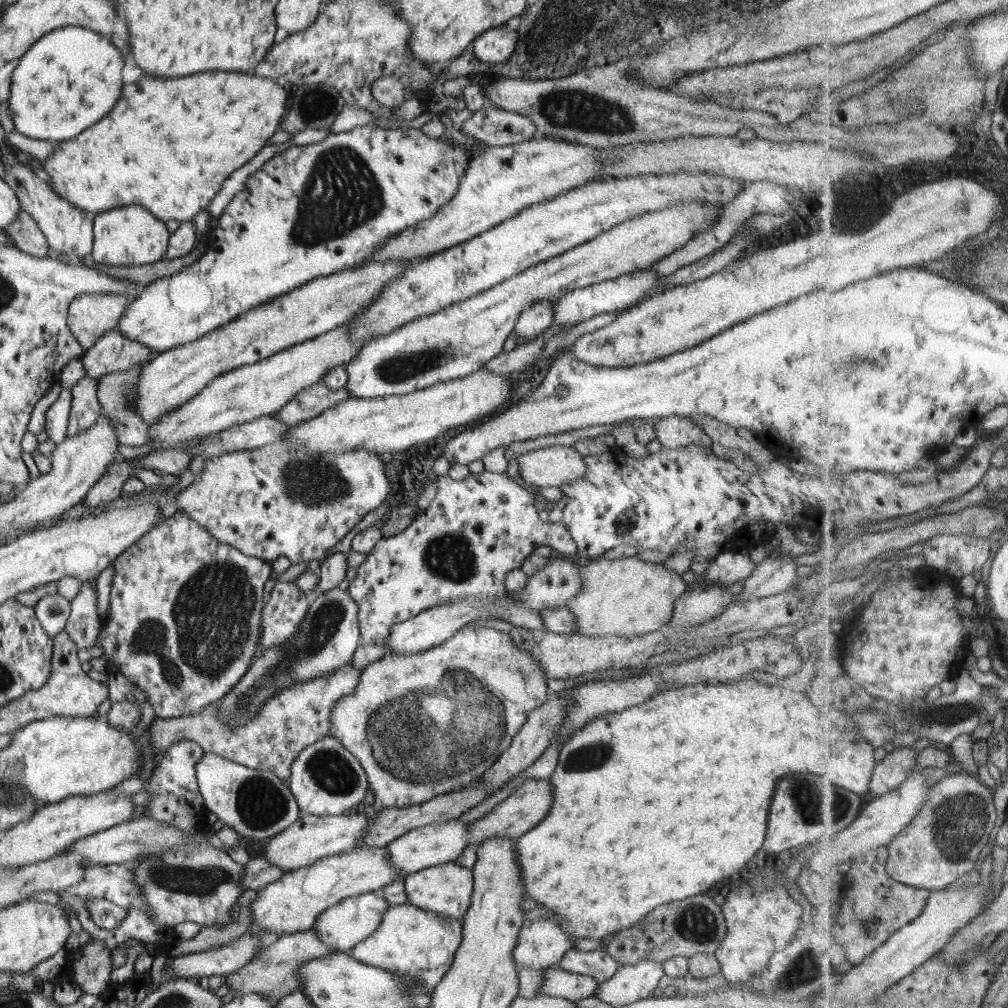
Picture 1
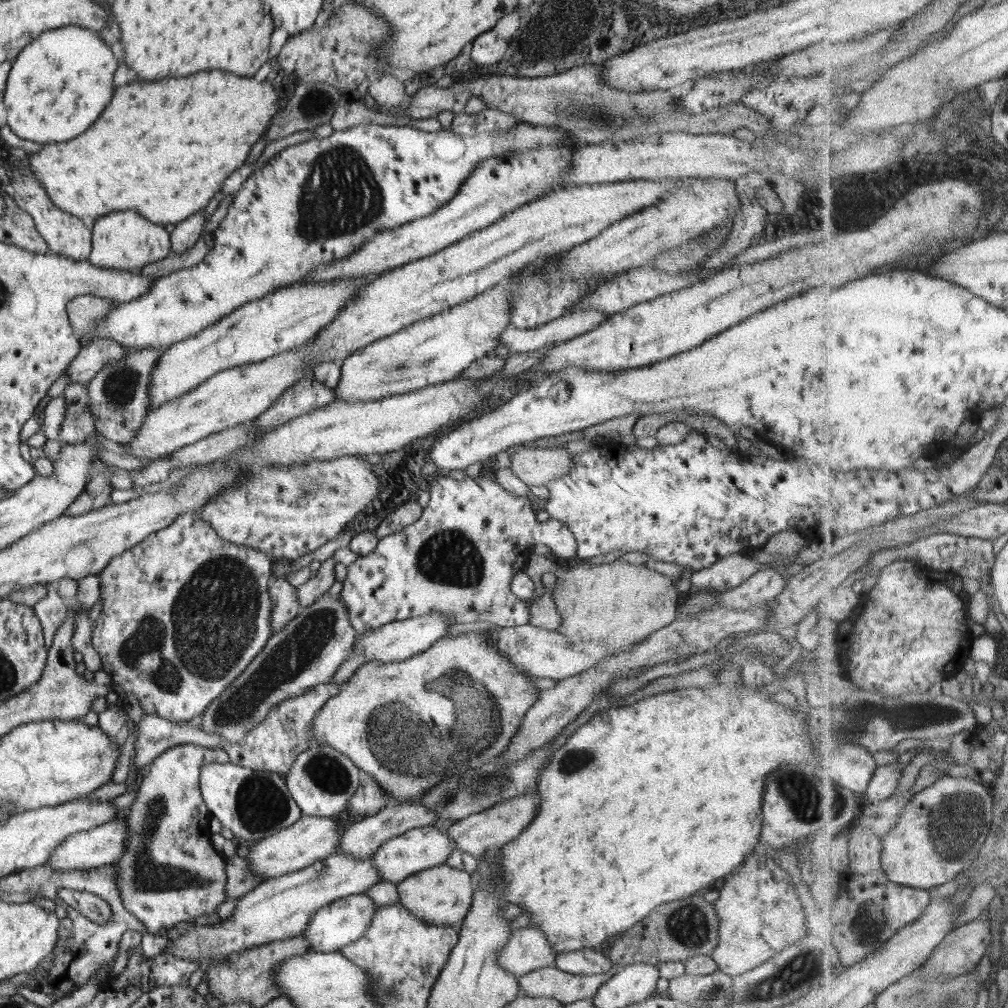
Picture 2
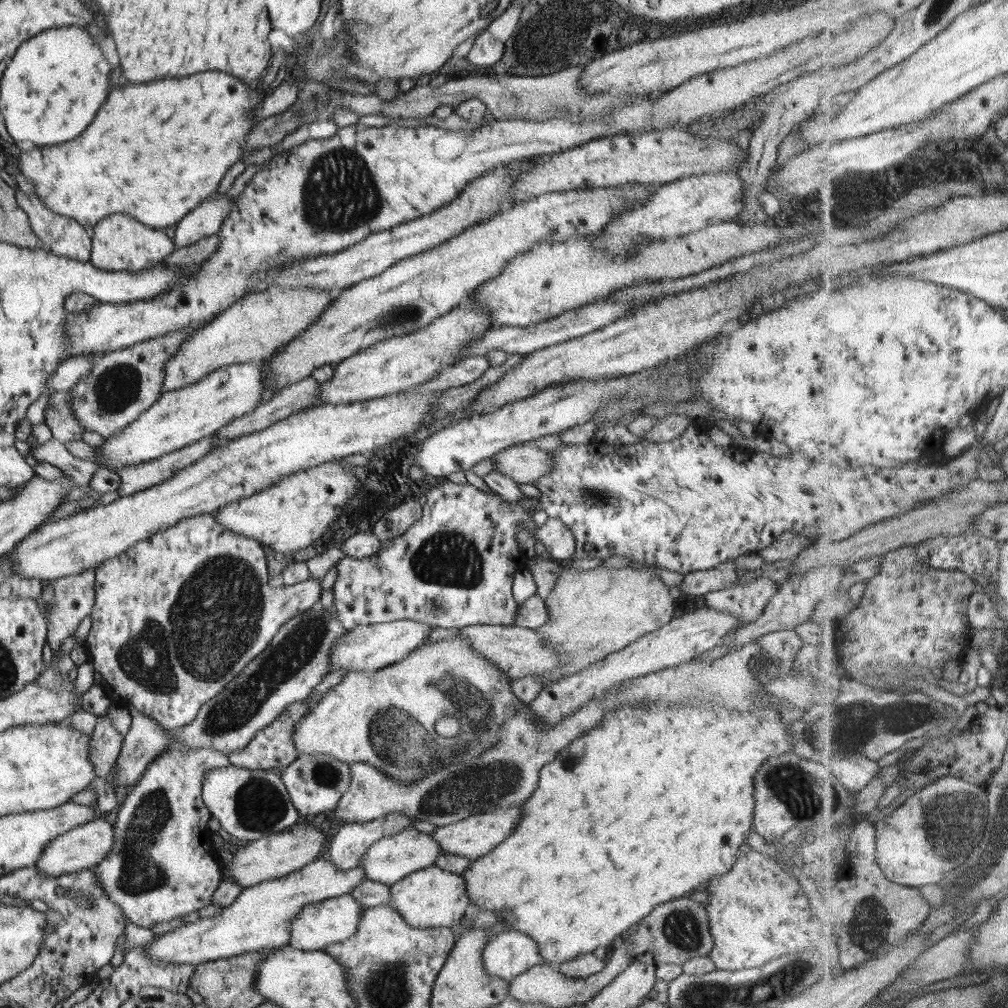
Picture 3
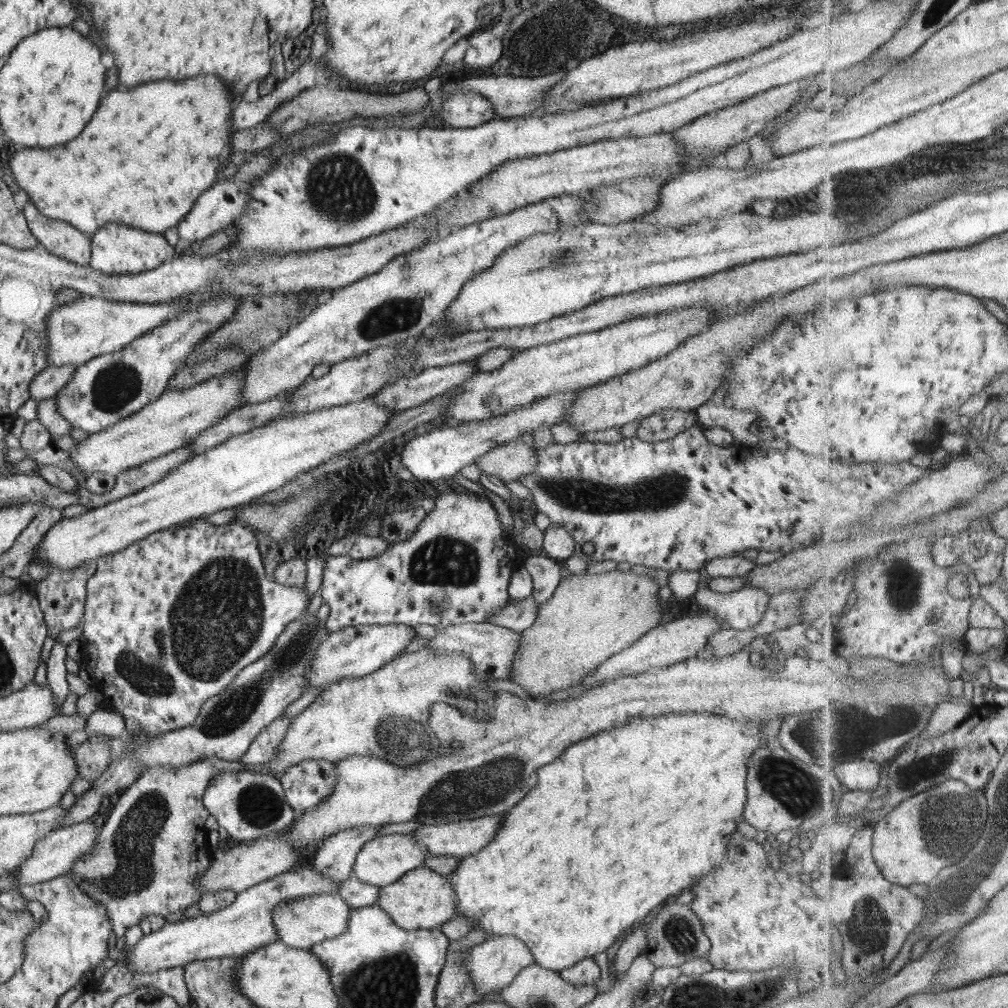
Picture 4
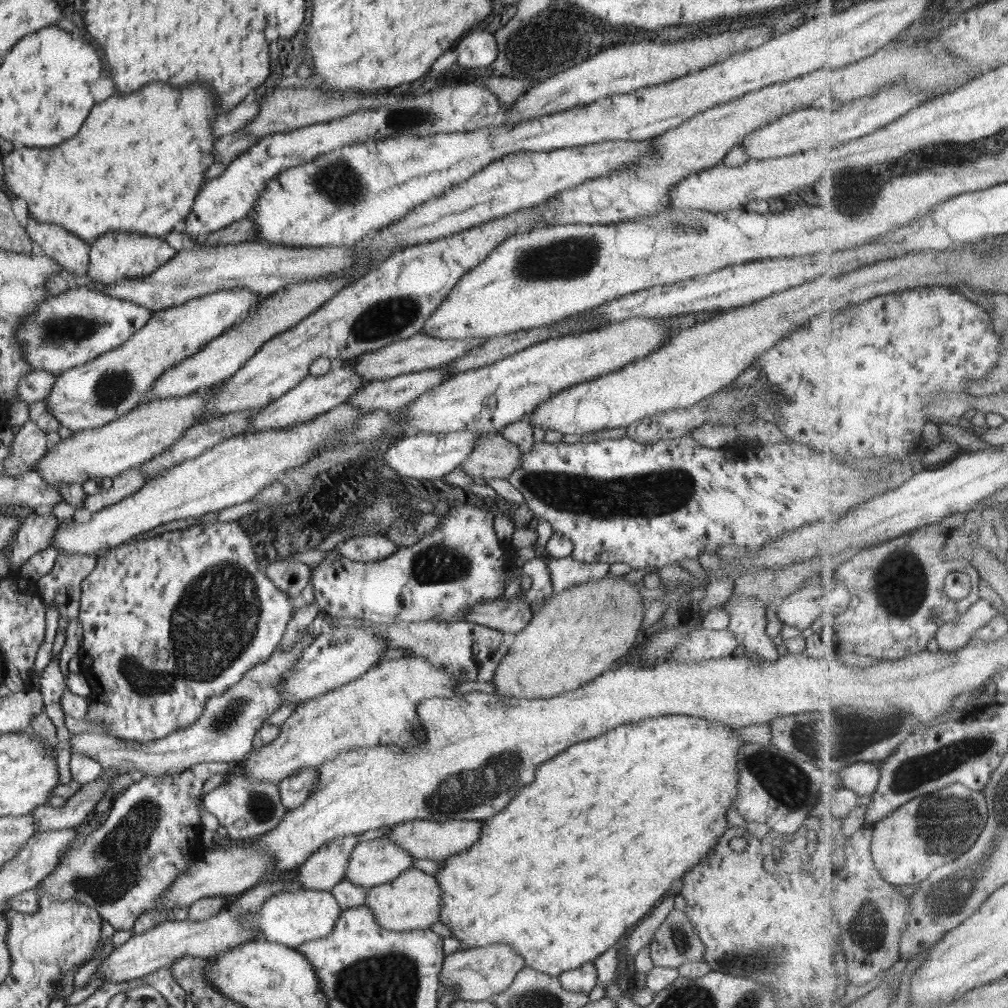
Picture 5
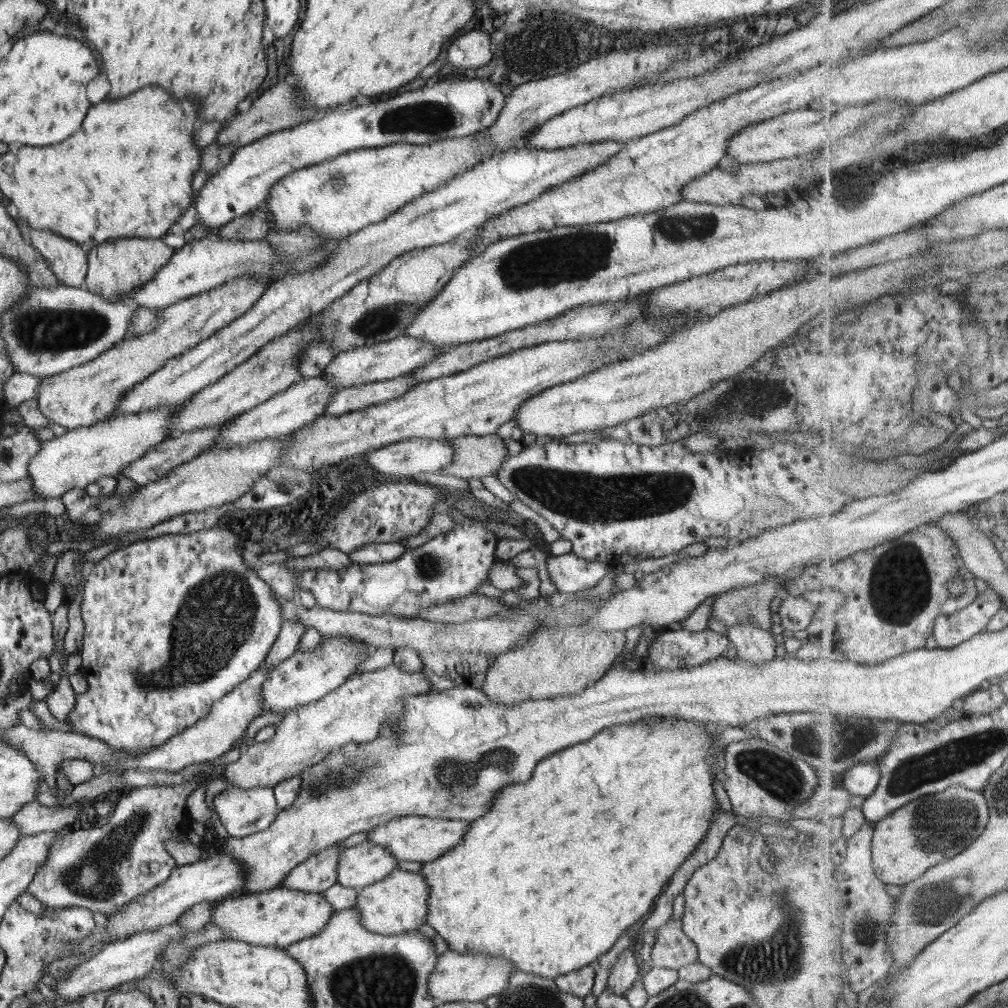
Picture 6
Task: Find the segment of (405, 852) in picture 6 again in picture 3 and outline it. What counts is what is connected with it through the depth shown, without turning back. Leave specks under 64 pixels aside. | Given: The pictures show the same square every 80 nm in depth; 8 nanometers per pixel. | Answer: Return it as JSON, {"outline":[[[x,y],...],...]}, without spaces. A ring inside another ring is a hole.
{"outline":[[[522,805],[512,806],[512,808],[496,808],[496,811],[470,816],[455,824],[438,827],[430,836],[440,844],[440,852],[444,855],[450,853],[472,862],[490,853],[497,844],[508,839],[512,831],[518,827],[520,819],[522,819]]]}

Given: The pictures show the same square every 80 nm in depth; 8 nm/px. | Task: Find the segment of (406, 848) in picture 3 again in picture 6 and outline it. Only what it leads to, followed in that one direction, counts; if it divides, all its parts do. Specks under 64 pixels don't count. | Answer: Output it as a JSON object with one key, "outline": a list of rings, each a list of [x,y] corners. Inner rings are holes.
{"outline":[[[367,840],[340,853],[336,862],[336,883],[362,889],[386,878],[398,869],[398,863],[387,848]]]}

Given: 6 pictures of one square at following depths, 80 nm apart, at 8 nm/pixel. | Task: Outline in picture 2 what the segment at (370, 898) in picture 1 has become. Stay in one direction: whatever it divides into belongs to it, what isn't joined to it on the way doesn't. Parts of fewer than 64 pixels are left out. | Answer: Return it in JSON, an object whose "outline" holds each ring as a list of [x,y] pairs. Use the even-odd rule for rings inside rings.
{"outline":[[[364,893],[340,898],[317,910],[310,917],[306,929],[299,935],[304,936],[304,940],[309,942],[309,950],[322,953],[336,952],[364,936],[377,907]]]}

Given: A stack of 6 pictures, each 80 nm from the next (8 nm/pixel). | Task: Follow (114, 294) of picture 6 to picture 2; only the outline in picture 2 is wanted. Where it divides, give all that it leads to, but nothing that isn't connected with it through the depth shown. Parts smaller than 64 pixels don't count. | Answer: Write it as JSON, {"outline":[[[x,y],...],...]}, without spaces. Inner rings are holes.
{"outline":[[[116,211],[97,218],[92,227],[92,246],[88,262],[112,270],[139,270],[143,266],[165,259],[173,252],[171,236],[164,226],[151,223],[136,211]]]}

